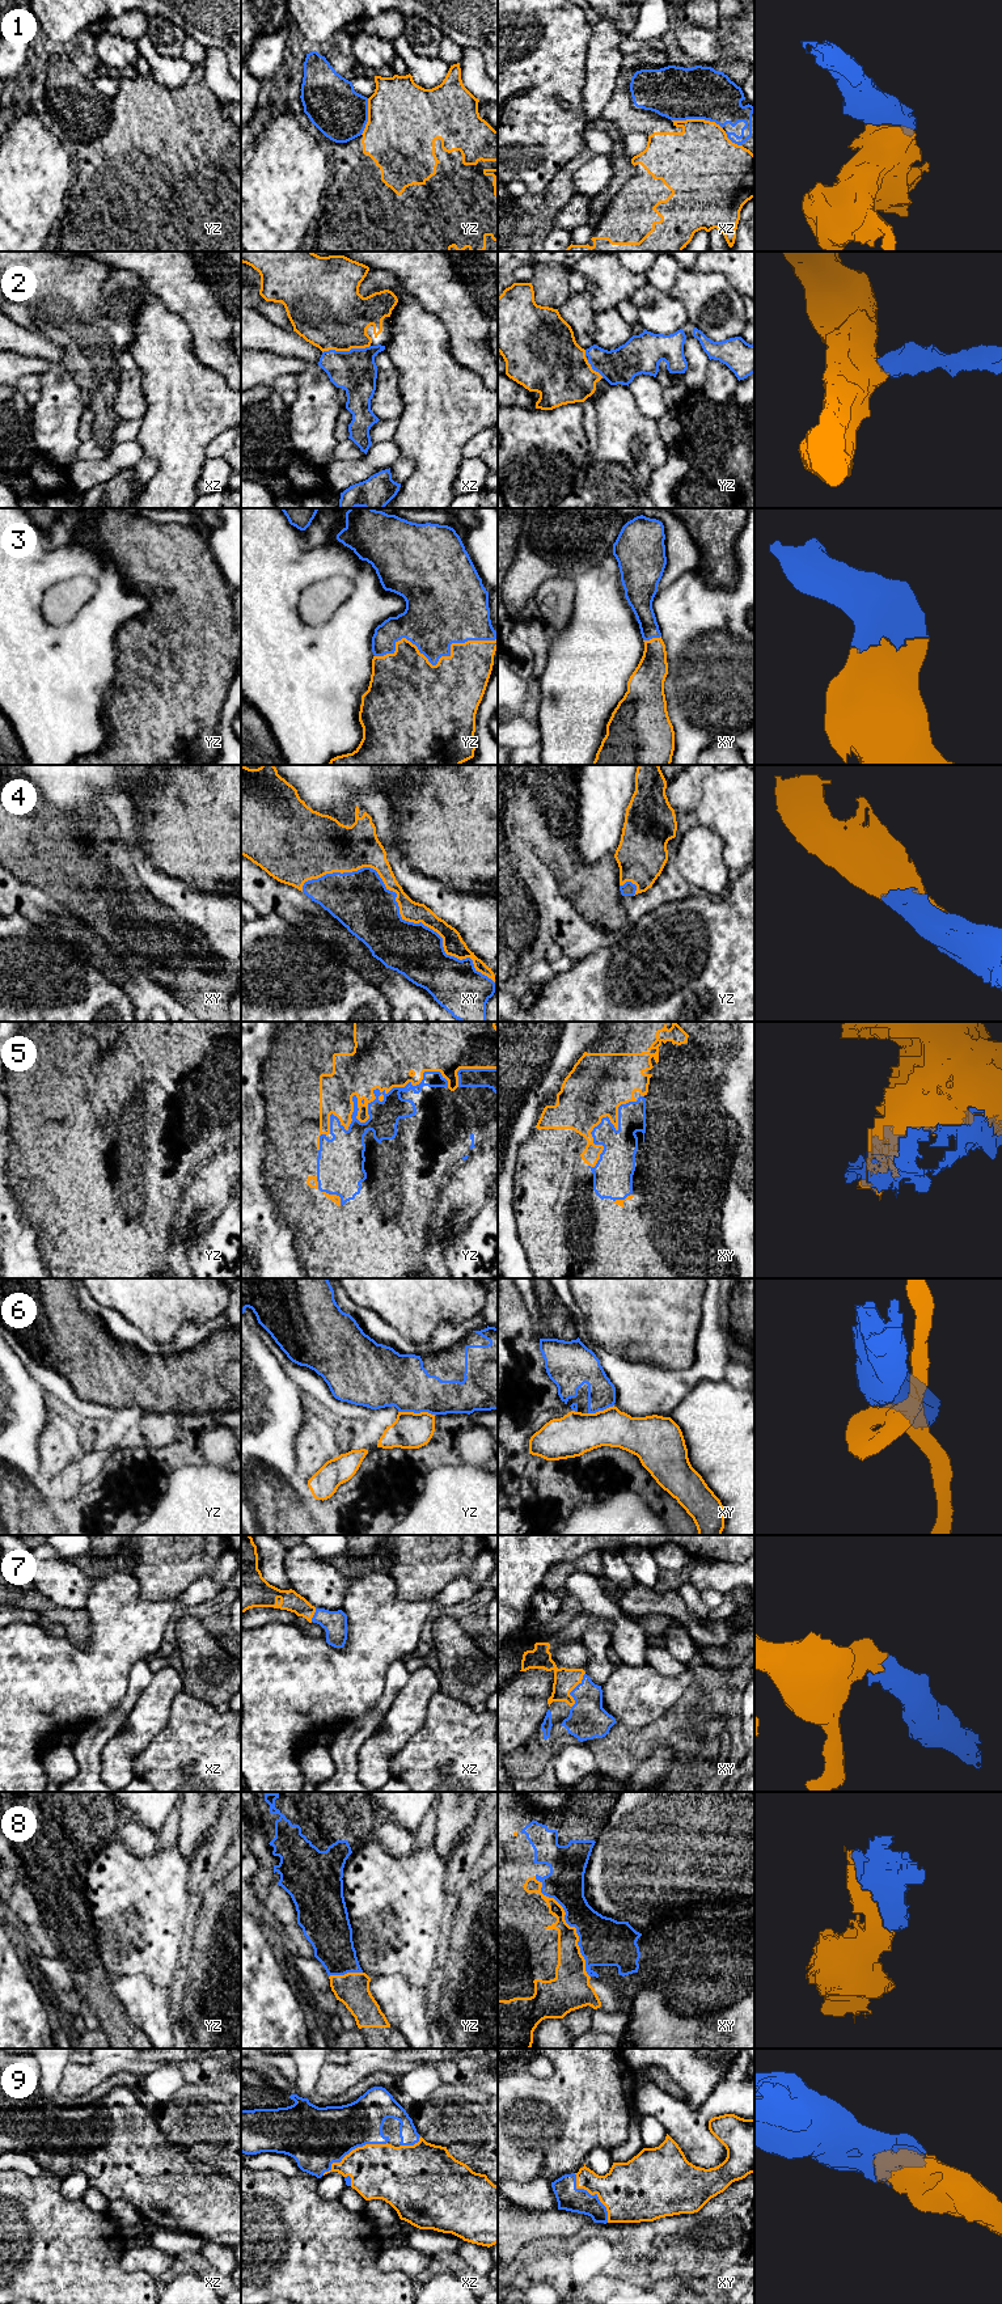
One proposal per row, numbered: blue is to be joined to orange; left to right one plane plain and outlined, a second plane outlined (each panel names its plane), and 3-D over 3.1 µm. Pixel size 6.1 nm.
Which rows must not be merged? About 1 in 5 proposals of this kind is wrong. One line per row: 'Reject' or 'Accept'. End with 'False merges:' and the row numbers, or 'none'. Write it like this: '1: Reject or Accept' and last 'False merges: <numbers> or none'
1: Reject
2: Accept
3: Accept
4: Accept
5: Accept
6: Reject
7: Accept
8: Accept
9: Accept
False merges: 1, 6

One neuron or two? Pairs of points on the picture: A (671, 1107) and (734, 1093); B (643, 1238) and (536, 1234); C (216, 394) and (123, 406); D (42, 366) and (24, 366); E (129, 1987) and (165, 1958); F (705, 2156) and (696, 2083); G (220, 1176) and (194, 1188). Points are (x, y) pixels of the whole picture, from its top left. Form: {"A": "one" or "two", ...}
{"A": "two", "B": "one", "C": "two", "D": "one", "E": "two", "F": "two", "G": "one"}

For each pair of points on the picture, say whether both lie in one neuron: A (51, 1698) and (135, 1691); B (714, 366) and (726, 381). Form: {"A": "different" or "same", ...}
{"A": "different", "B": "same"}

